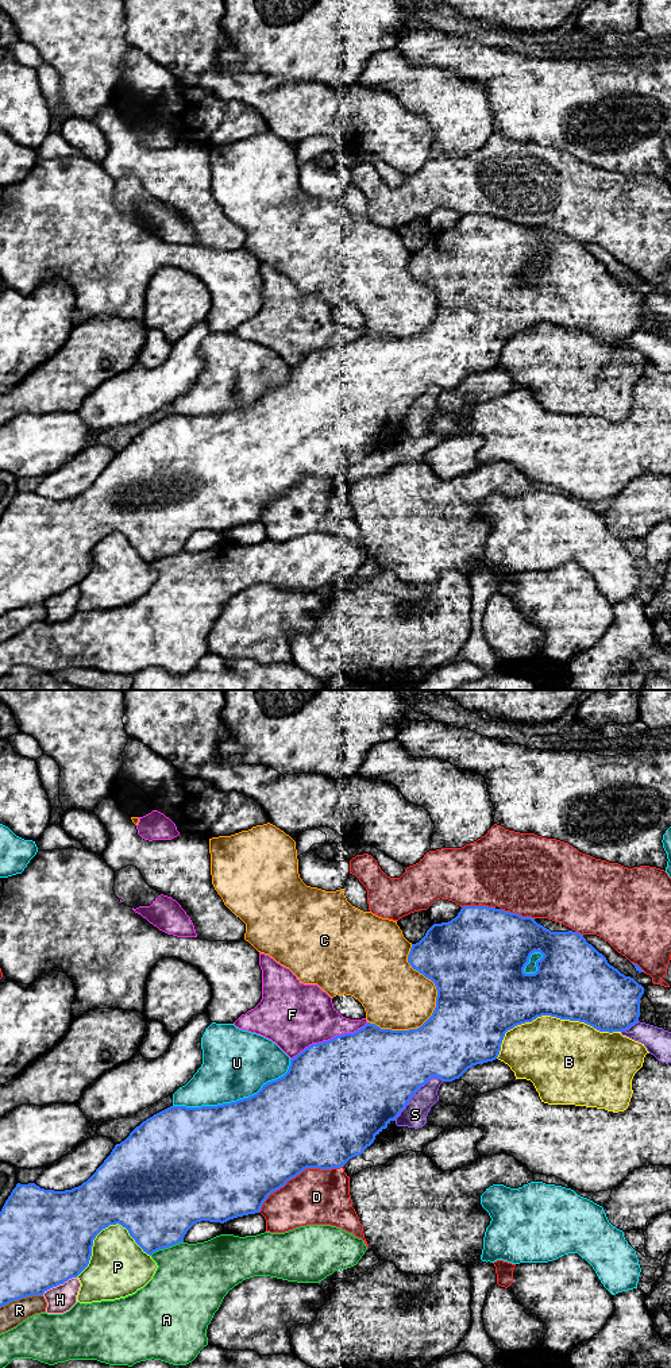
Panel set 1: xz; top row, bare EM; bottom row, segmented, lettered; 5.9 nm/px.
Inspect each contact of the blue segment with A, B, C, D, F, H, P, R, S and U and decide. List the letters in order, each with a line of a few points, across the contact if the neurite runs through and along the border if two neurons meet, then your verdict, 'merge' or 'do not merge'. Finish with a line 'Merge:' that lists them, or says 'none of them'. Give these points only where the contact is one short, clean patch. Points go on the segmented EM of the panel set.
A: do not merge
B: do not merge
C: do not merge
D: do not merge
F: do not merge
H: do not merge
P: do not merge
R: do not merge
S: do not merge
U: do not merge
Merge: none of them

